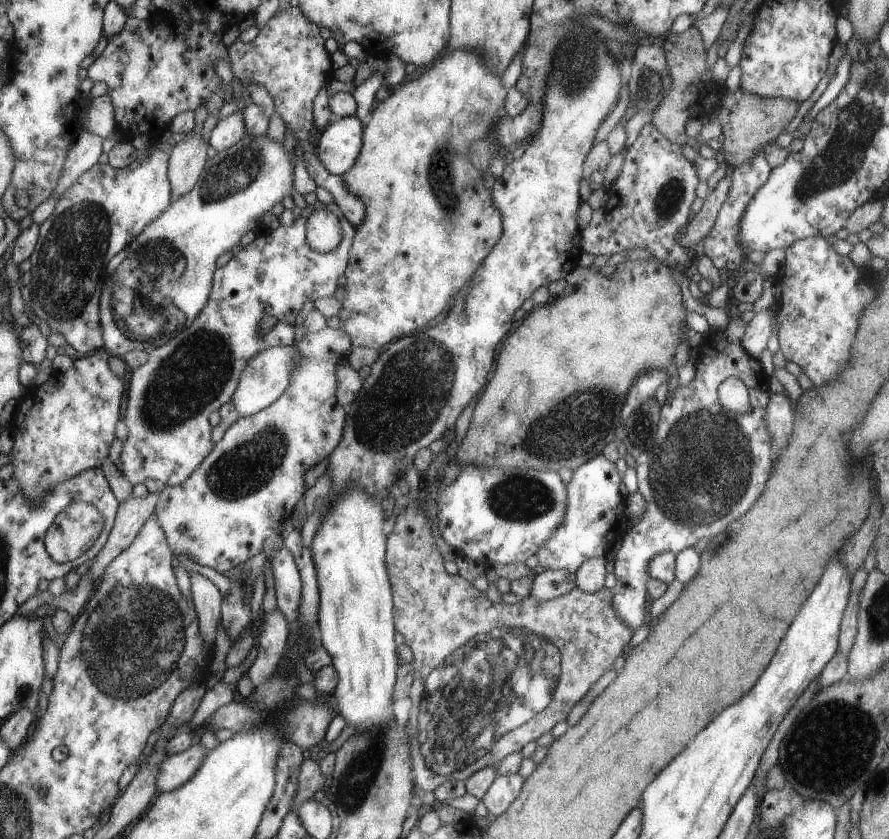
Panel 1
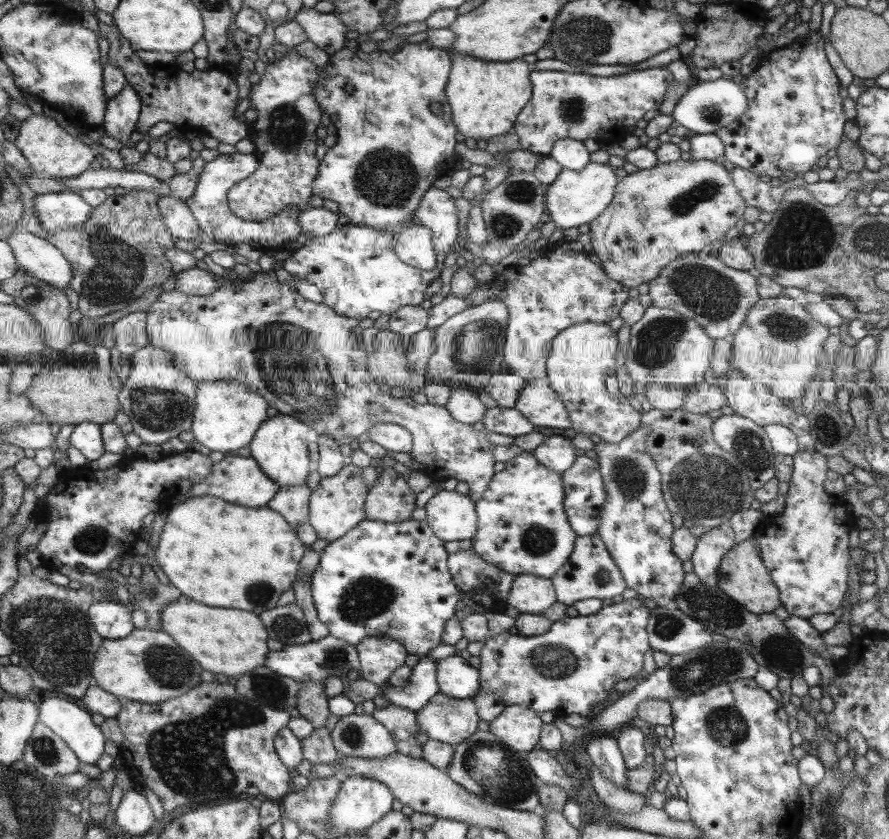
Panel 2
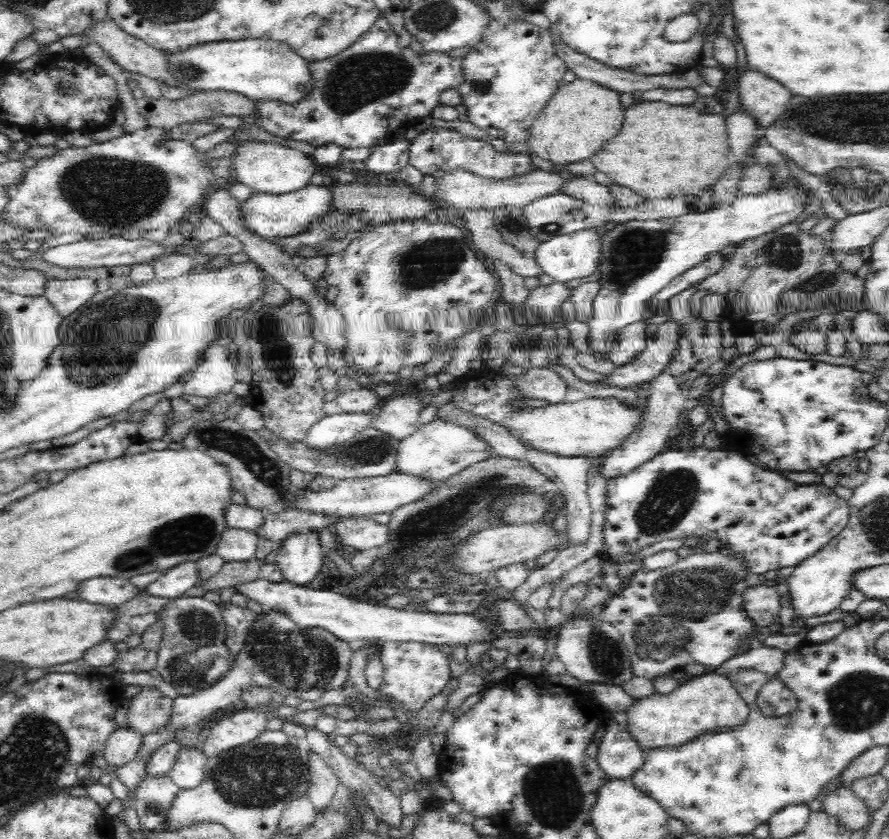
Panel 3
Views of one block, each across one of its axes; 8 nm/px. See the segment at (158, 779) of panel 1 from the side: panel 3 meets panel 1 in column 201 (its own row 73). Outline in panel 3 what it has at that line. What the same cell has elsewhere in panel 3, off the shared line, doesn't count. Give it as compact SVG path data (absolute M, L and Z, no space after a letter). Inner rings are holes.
M748 69L738 81L740 108L753 116L758 130L765 130L786 110L791 92L768 76Z

